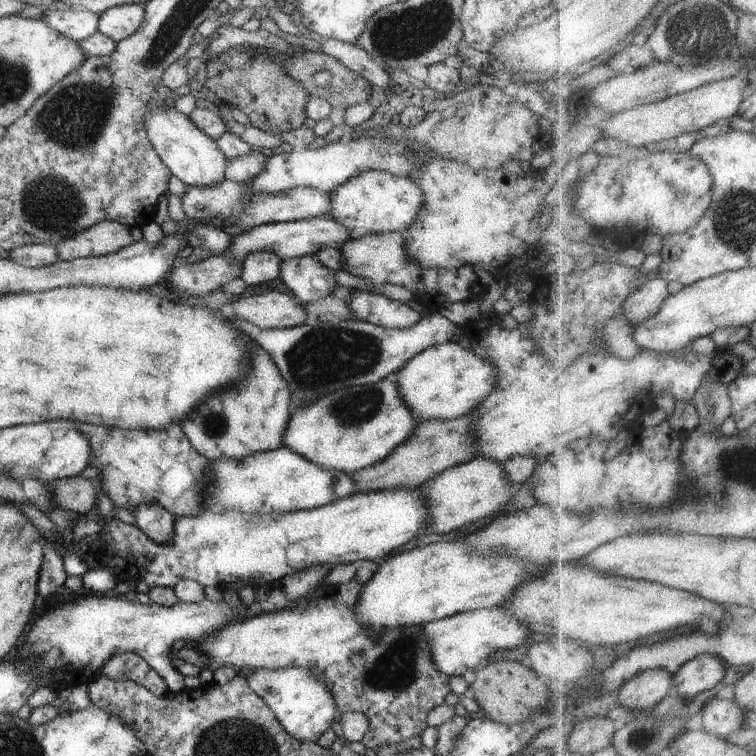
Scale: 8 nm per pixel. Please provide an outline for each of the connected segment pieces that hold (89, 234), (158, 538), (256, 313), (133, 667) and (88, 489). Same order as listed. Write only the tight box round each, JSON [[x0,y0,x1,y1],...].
[[55,220,133,261],[133,503,177,544],[231,290,309,329],[97,653,170,697],[51,475,102,515]]

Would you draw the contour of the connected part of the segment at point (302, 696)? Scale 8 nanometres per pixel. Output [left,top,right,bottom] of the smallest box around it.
[245,667,336,743]

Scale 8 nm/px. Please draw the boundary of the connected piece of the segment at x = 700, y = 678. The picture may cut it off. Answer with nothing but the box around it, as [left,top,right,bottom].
[674,653,729,697]

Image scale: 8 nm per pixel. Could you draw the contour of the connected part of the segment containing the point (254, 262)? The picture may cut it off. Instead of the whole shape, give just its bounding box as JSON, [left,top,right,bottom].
[239,252,281,286]

